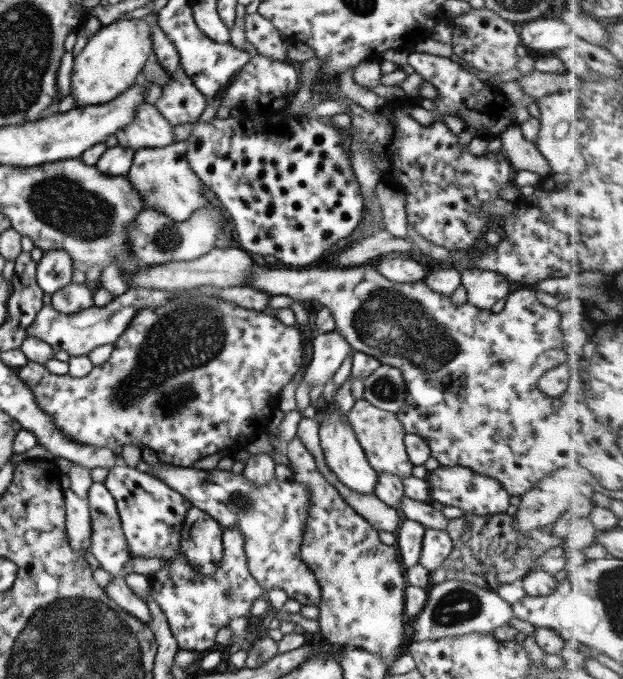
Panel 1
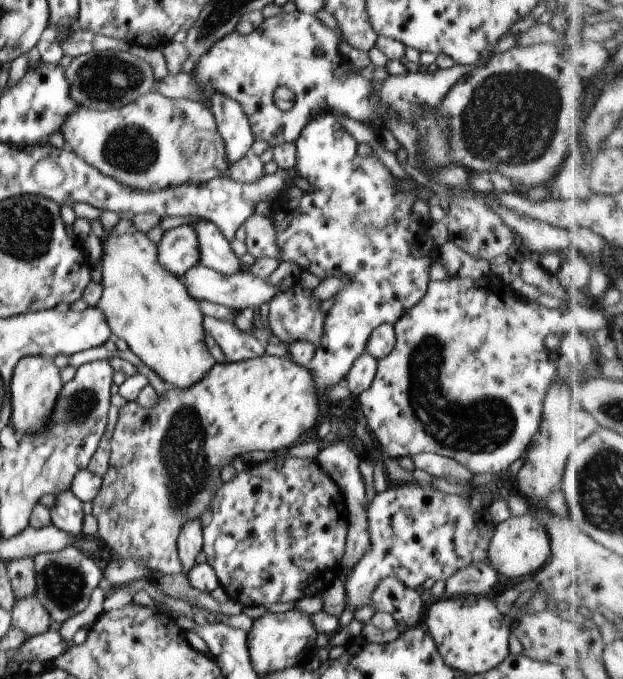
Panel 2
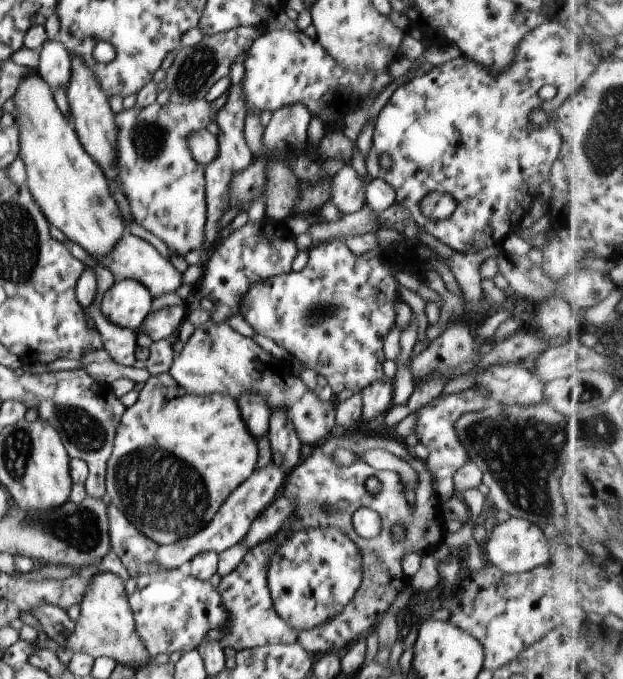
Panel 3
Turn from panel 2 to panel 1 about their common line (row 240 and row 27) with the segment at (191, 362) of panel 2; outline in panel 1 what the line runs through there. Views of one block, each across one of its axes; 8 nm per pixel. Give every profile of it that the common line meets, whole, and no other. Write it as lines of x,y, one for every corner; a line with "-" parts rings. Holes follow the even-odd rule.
118,19
103,25
76,55
71,72
71,93
76,107
108,104
135,85
152,48
152,28
144,19

